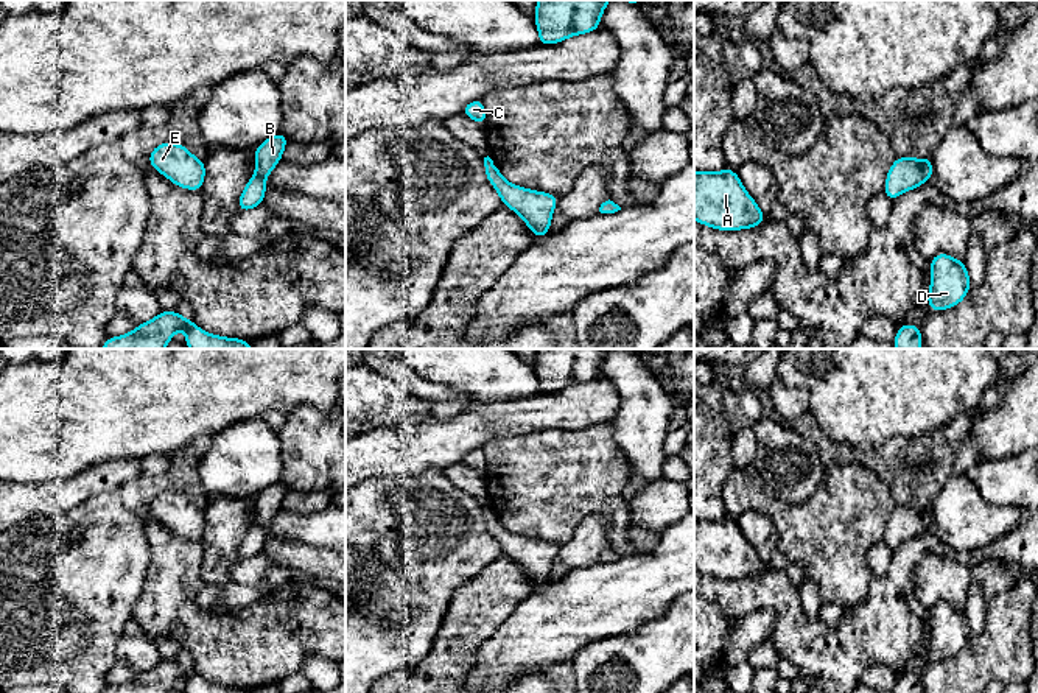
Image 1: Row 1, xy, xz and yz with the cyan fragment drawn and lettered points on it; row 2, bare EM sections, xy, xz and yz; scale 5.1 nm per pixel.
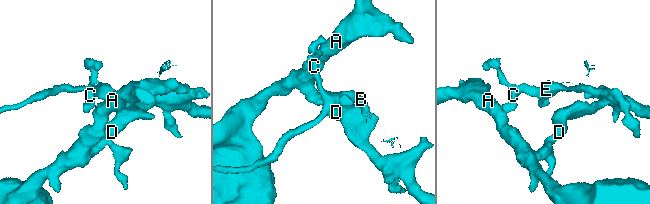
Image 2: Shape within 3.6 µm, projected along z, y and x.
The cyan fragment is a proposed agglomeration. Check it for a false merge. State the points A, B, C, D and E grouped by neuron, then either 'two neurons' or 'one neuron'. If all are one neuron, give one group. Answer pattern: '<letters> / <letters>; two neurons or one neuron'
A B C D E; one neuron

